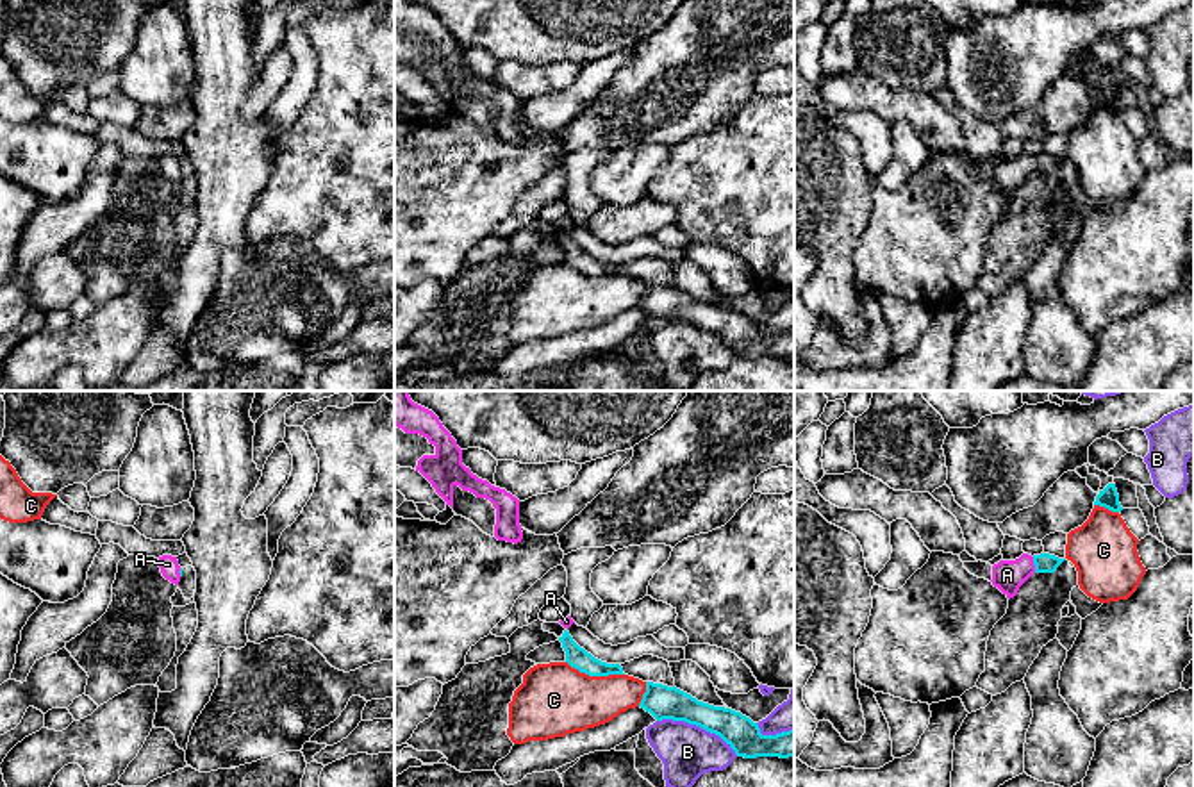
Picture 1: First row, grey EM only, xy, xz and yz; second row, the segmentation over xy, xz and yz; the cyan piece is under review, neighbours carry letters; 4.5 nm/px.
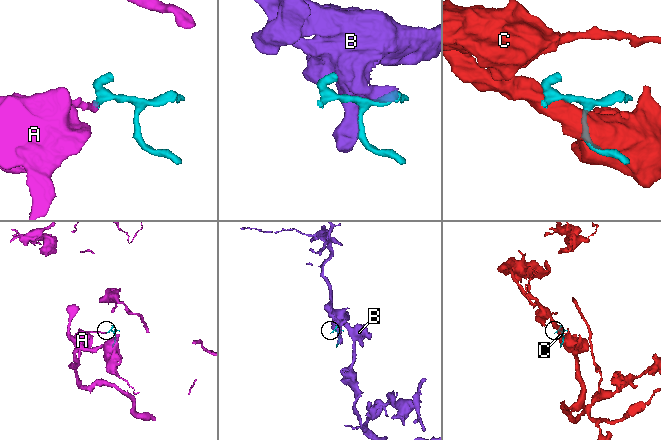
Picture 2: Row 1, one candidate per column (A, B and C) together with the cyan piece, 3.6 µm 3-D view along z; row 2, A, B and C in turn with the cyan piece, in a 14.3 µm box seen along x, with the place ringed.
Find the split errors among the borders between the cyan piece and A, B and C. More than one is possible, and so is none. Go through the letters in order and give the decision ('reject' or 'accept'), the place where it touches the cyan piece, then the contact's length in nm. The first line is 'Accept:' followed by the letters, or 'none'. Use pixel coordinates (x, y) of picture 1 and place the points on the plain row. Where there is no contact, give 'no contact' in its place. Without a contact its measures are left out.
Accept: A
A: accept | yz (1034, 163) | 70 nm
B: reject | xz (698, 325) | 400 nm
C: reject | xz (595, 275) | 280 nm

